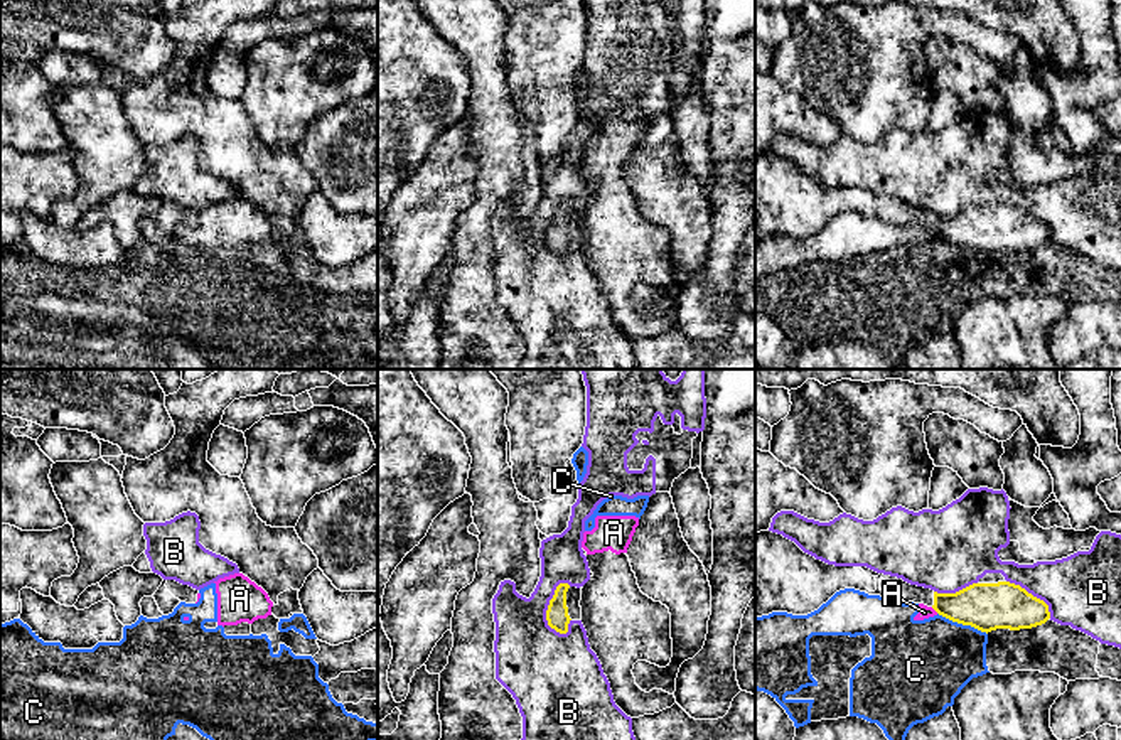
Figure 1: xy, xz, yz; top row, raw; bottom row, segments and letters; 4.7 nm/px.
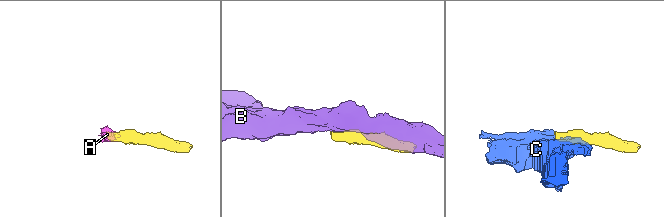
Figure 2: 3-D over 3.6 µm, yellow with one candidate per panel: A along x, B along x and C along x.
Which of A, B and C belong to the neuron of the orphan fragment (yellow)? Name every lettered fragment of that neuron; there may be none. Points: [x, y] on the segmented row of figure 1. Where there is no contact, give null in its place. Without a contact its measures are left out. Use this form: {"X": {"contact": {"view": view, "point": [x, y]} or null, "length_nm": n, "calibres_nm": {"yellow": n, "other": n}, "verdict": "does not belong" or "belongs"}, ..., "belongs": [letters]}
{"A": {"contact": {"view": "yz", "point": [934, 609]}, "length_nm": 50, "calibres_nm": {"yellow": 220, "other": 60}, "verdict": "does not belong"}, "B": {"contact": {"view": "xz", "point": [548, 607]}, "length_nm": 260, "calibres_nm": {"yellow": 110, "other": 340}, "verdict": "does not belong"}, "C": {"contact": {"view": "yz", "point": [963, 624]}, "length_nm": 260, "calibres_nm": {"yellow": 220, "other": 400}, "verdict": "does not belong"}, "belongs": []}

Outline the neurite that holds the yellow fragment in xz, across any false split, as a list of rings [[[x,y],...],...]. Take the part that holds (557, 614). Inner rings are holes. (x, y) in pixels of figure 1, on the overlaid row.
[[[560,583],[555,590],[553,598],[550,600],[548,610],[546,610],[546,620],[551,629],[555,629],[560,634],[568,632],[570,615],[566,607],[566,592],[570,585]]]

